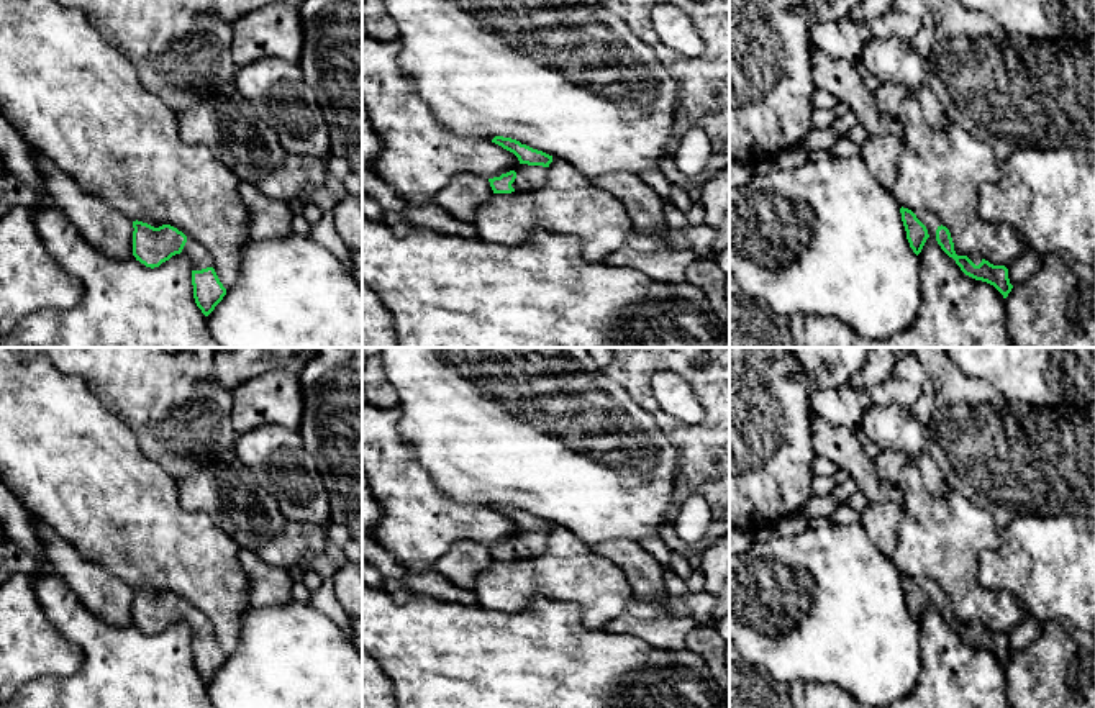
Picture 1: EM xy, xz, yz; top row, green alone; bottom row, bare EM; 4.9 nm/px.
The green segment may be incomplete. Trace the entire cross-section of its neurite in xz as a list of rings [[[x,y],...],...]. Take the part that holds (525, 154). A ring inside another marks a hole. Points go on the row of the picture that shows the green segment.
[[[495,136],[492,143],[513,152],[520,161],[515,170],[488,179],[493,193],[533,192],[546,185],[546,169],[552,162],[552,156],[511,138]]]

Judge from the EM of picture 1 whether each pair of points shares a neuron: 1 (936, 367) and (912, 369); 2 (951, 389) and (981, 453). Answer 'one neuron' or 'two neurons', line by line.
1: two neurons
2: one neuron

